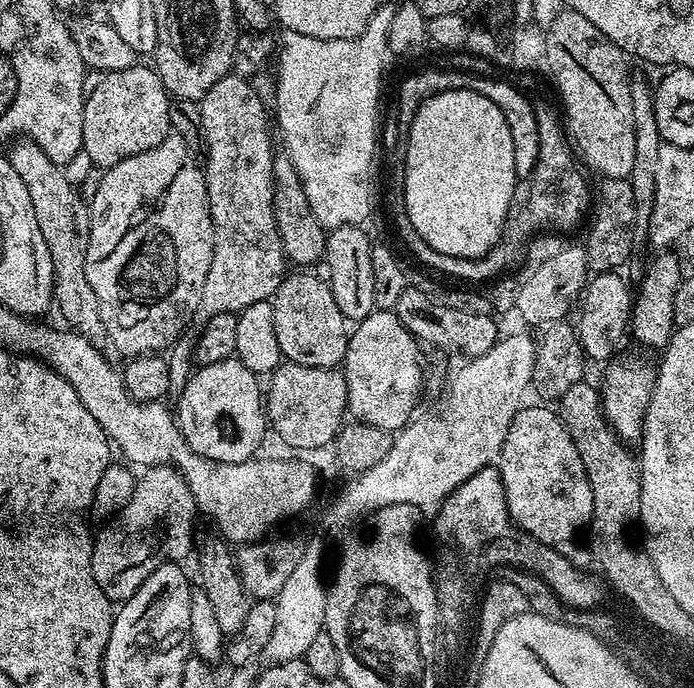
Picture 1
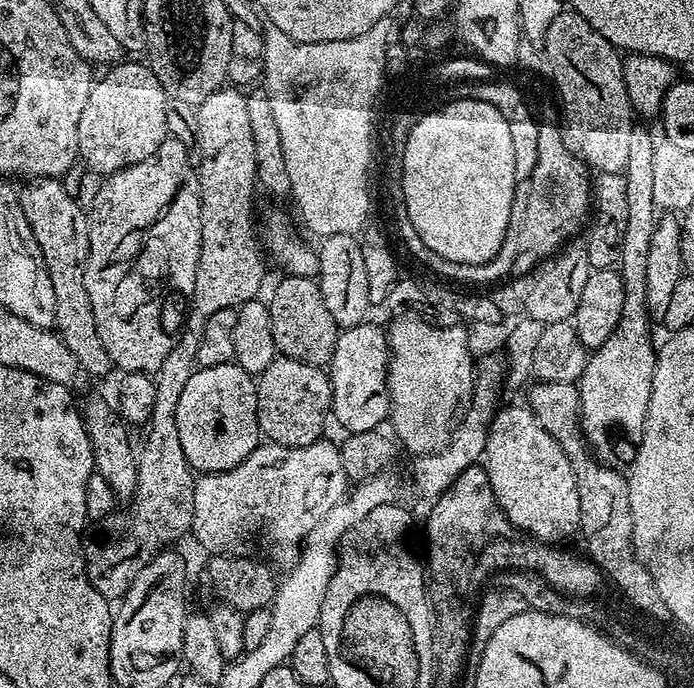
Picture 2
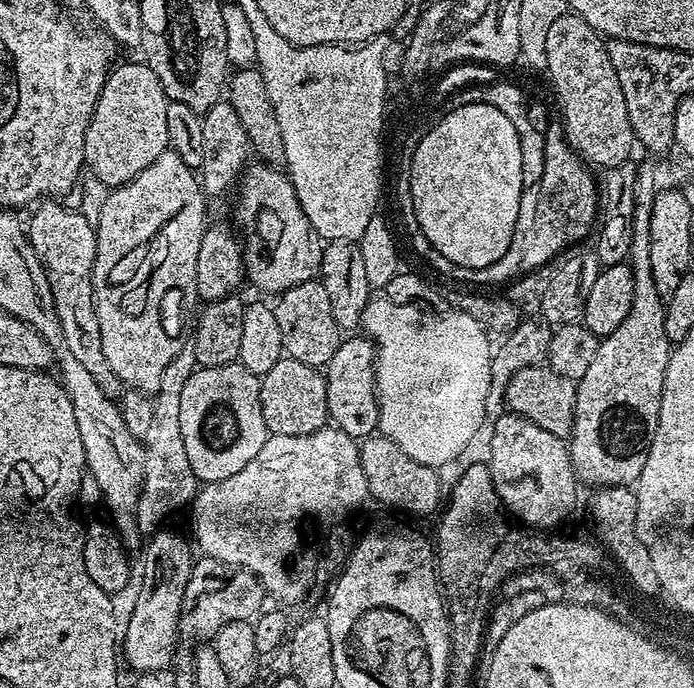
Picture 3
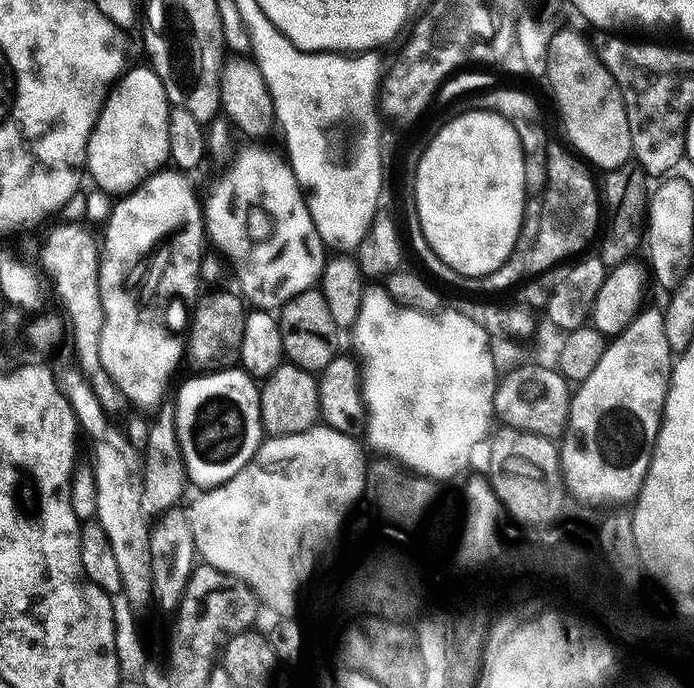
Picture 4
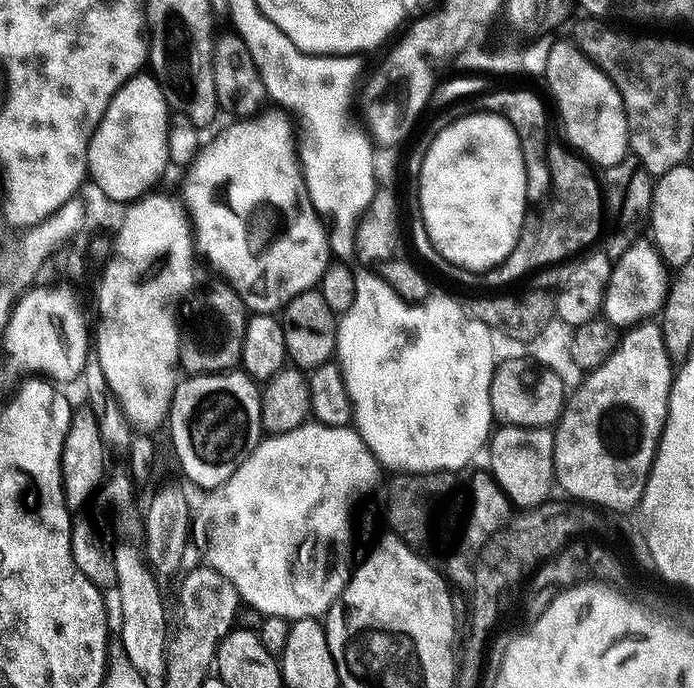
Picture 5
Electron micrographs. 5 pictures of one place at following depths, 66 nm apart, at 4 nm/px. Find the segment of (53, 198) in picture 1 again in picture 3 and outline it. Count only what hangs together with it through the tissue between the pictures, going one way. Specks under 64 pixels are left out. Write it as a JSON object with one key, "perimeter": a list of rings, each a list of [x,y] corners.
{"perimeter":[[[44,202],[36,210],[26,220],[26,235],[48,275],[53,306],[60,323],[59,335],[64,336],[63,347],[82,362],[83,369],[94,378],[107,397],[119,397],[122,385],[114,370],[110,370],[106,356],[102,354],[102,334],[96,317],[96,303],[92,297],[92,271],[96,257],[96,230],[93,221],[88,221],[83,211],[66,209],[60,202]]]}

